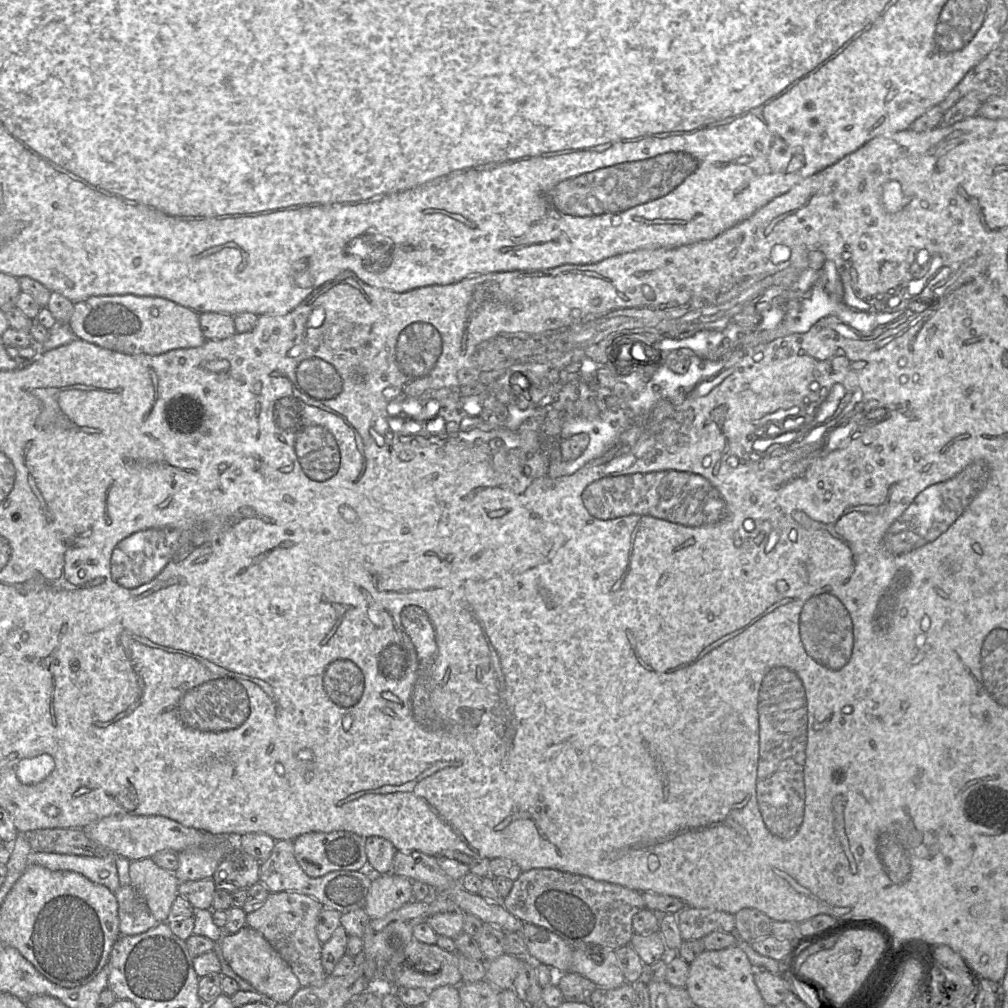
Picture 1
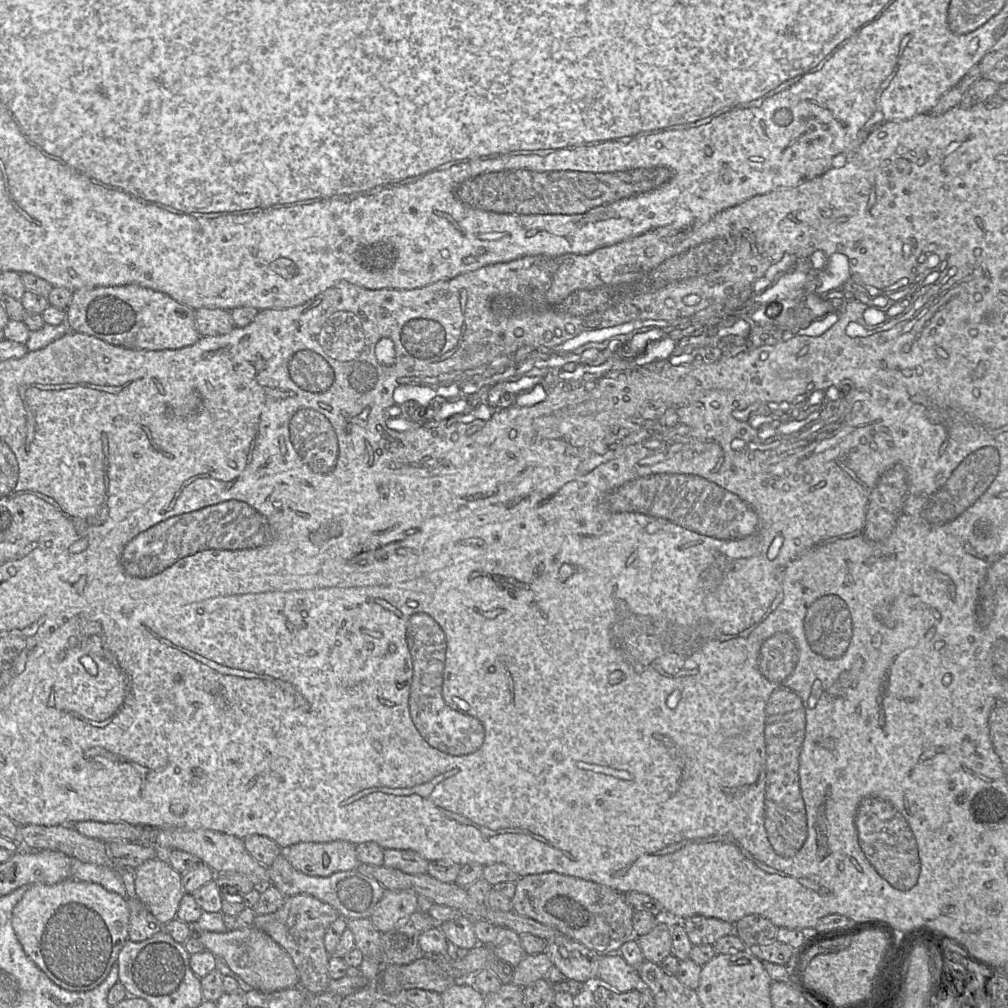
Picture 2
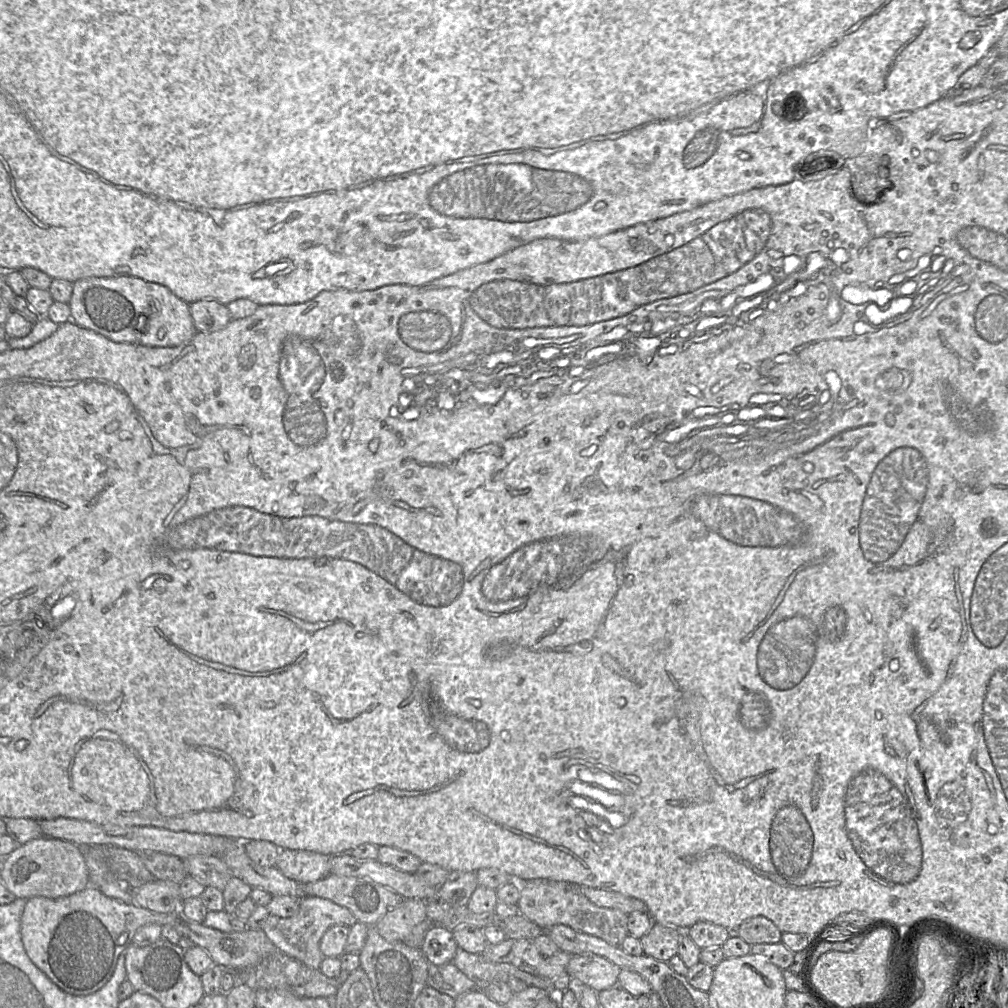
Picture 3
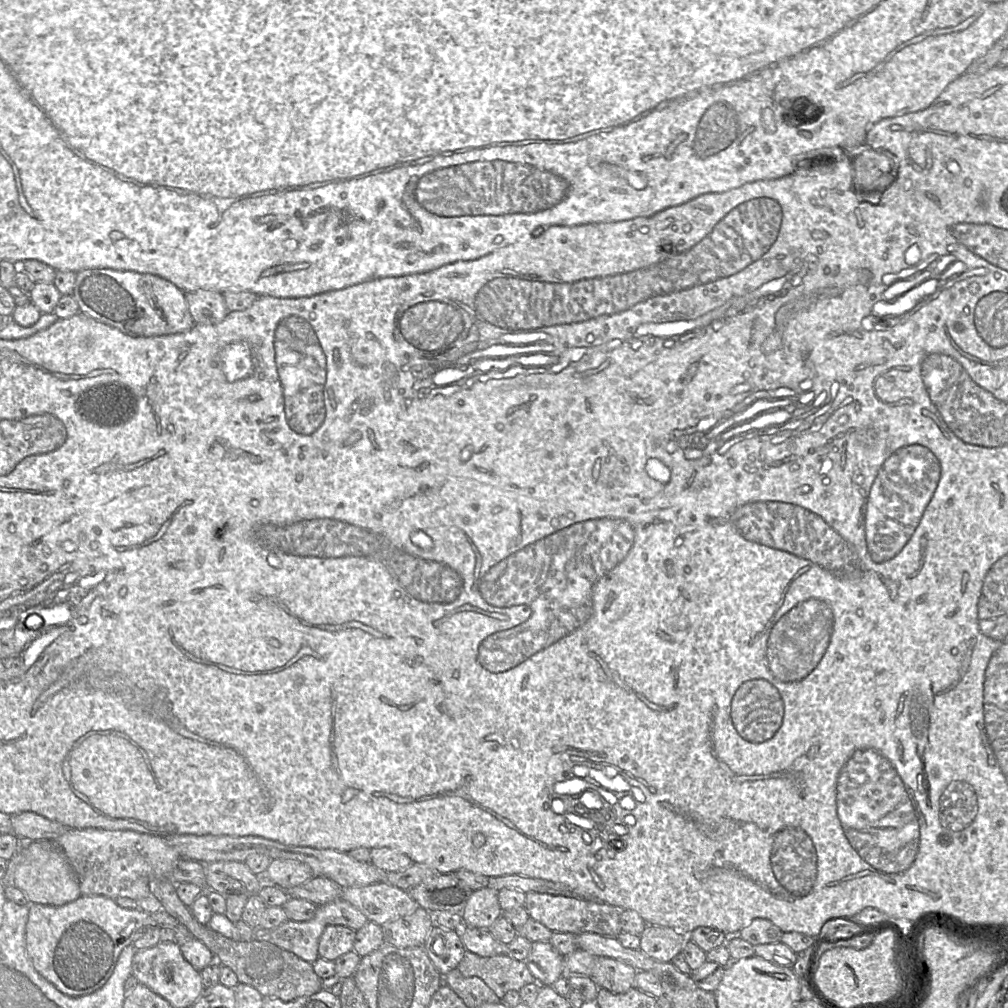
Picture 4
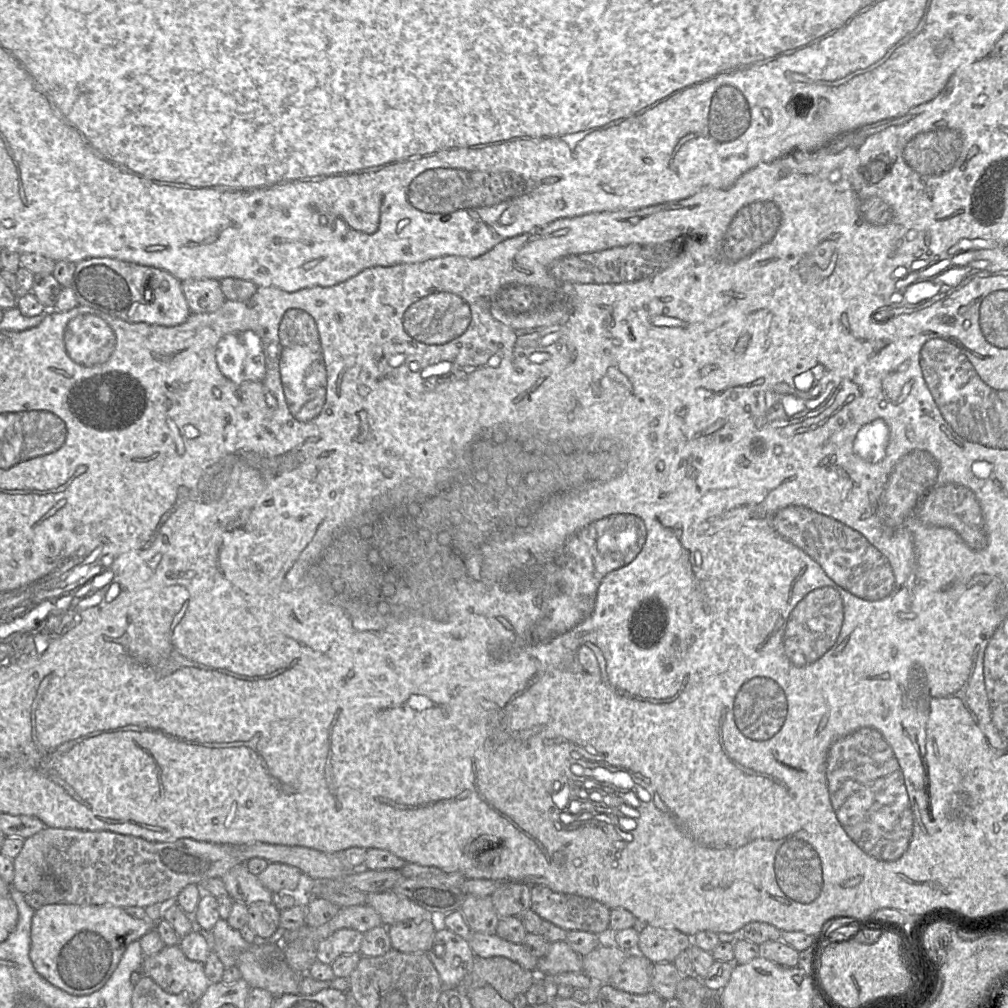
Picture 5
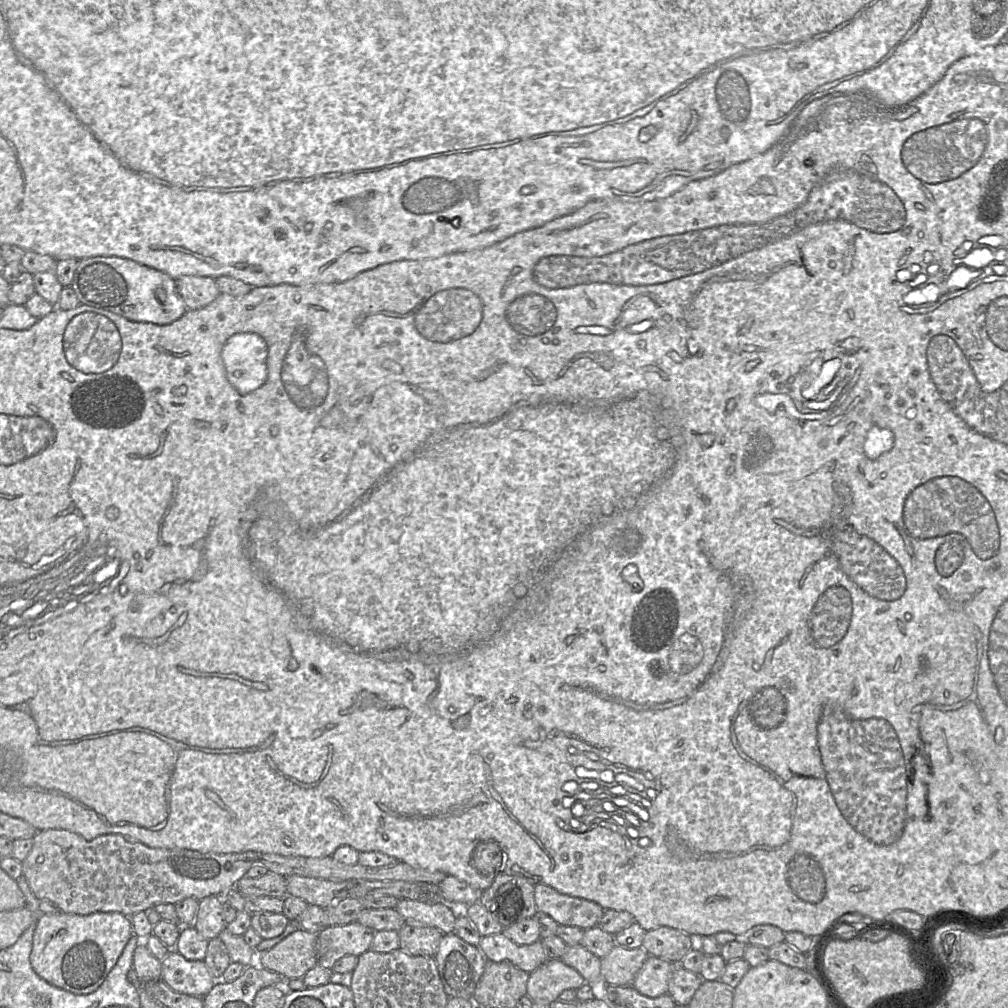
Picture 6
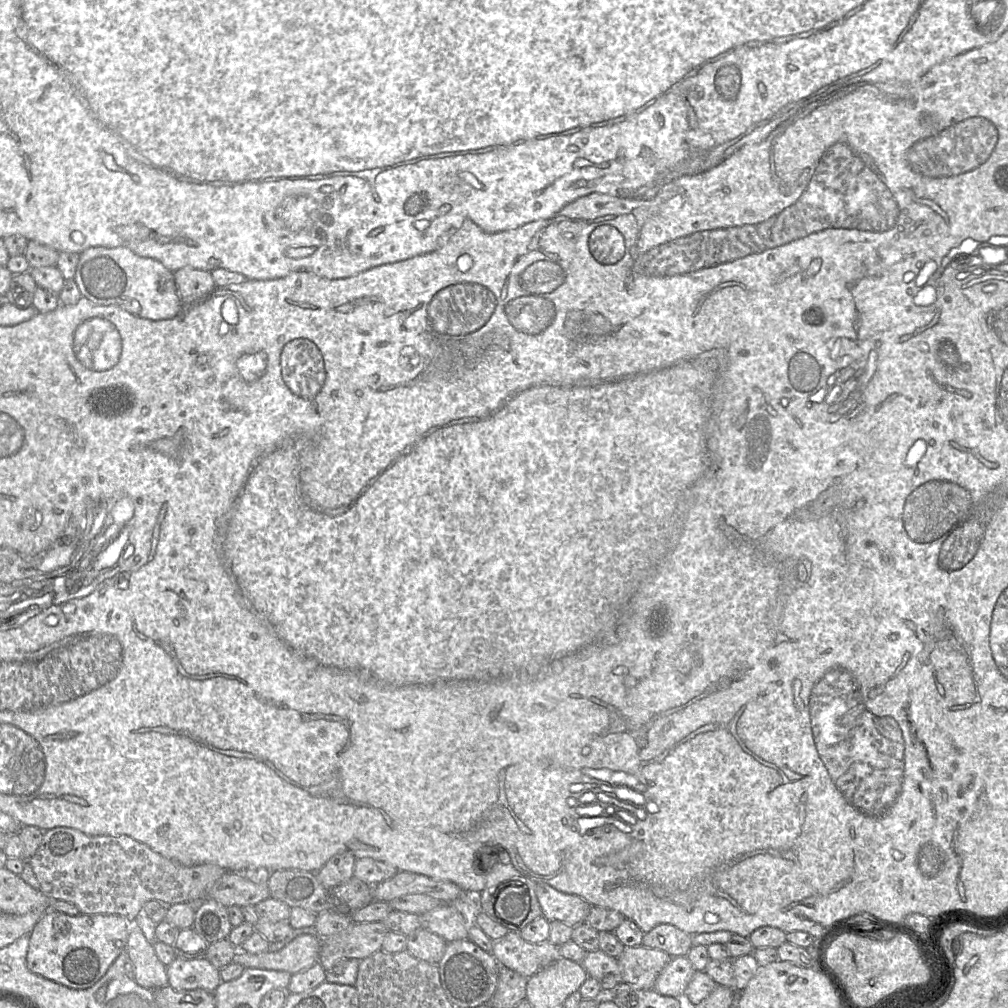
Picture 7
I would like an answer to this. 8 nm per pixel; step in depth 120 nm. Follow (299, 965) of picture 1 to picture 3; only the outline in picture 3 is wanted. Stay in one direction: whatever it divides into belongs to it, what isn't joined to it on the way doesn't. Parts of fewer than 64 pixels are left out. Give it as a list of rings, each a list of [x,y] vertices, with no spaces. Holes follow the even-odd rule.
[[[302,896],[299,898],[299,904],[298,912],[291,917],[269,915],[262,930],[280,952],[300,960],[311,968],[319,969],[324,958],[320,951],[320,941],[324,933],[335,925],[351,927],[357,923],[357,919],[346,907],[325,898]]]

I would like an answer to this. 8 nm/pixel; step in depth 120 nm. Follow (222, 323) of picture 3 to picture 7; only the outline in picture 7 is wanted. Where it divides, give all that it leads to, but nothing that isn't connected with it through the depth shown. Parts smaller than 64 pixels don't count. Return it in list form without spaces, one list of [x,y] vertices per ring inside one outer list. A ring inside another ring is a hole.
[[[182,268],[174,271],[173,275],[177,292],[185,303],[203,297],[217,287],[210,271]]]

